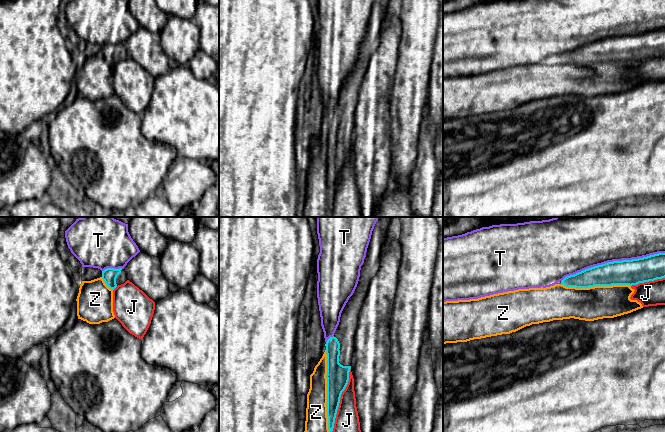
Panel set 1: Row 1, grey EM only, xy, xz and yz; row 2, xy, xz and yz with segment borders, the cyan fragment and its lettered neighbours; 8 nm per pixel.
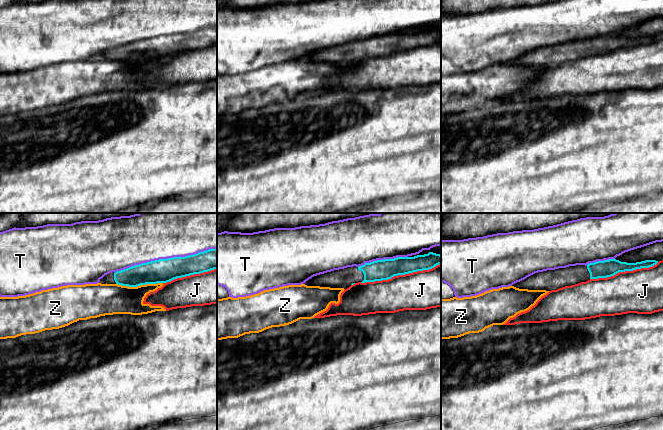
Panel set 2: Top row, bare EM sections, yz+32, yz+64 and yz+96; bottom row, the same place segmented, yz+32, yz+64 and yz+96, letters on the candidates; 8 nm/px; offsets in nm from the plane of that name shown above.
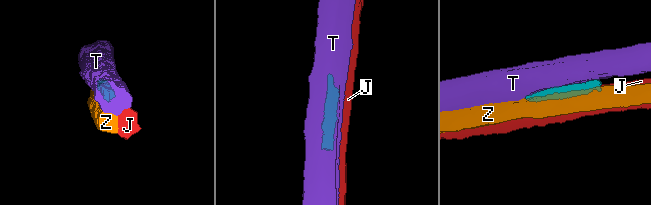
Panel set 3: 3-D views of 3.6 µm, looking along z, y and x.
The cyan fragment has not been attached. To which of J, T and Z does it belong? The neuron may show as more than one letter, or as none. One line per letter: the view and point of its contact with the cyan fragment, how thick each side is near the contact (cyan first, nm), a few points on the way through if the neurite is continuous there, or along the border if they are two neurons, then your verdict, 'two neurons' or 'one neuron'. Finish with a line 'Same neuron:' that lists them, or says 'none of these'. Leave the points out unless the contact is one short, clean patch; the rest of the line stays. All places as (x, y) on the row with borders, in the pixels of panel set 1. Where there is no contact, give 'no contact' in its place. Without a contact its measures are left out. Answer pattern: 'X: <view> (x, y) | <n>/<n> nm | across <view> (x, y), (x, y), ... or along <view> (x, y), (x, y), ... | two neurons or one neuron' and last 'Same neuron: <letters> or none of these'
J: xz (339, 400) | 180/190 nm | two neurons
T: yz (613, 261) | 200/500 nm | two neurons
Z: xz (327, 391) | 180/180 nm | two neurons
Same neuron: none of these

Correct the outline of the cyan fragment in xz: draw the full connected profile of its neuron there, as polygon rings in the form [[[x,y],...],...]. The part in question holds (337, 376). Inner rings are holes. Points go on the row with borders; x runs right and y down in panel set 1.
[[[379,217],[372,231],[360,277],[353,295],[346,303],[339,325],[325,346],[327,354],[327,417],[329,432],[333,431],[342,392],[349,381],[349,372],[354,353],[354,337],[359,313],[370,281],[376,276],[381,261],[382,248],[391,217]]]

